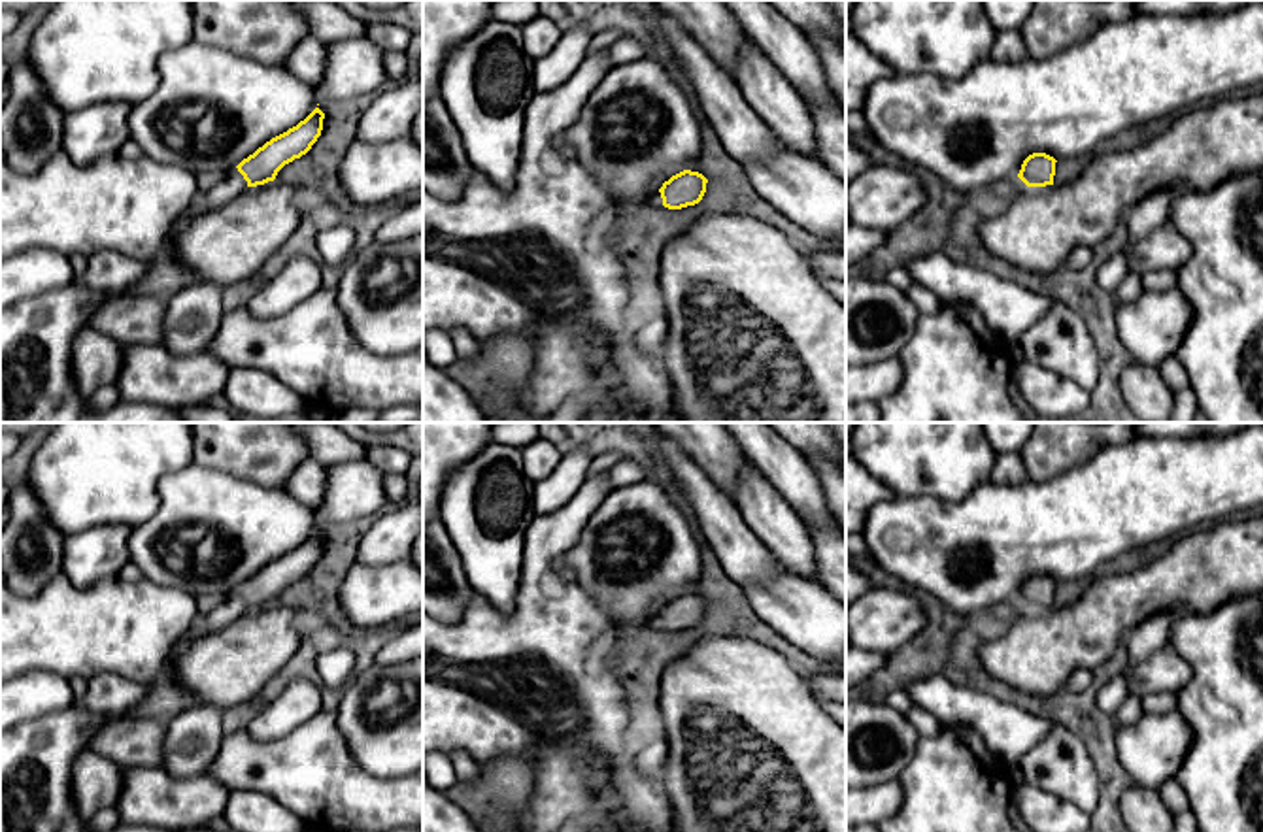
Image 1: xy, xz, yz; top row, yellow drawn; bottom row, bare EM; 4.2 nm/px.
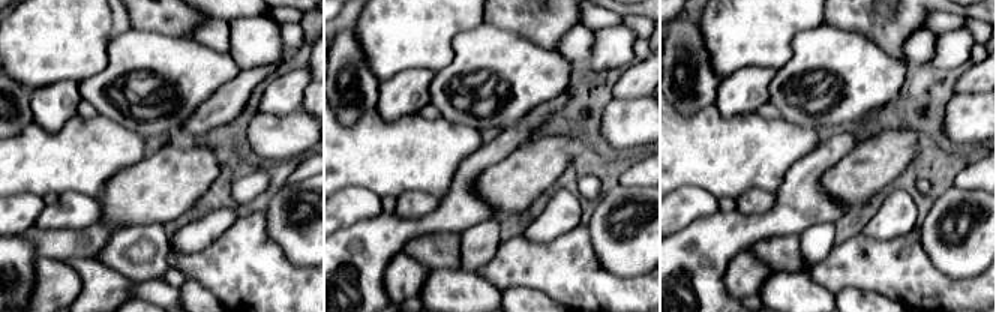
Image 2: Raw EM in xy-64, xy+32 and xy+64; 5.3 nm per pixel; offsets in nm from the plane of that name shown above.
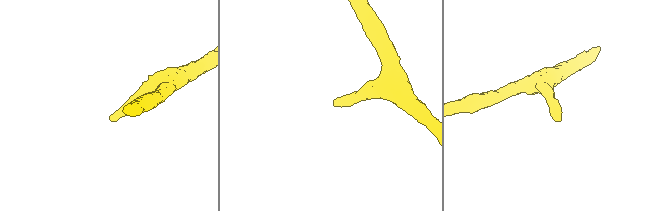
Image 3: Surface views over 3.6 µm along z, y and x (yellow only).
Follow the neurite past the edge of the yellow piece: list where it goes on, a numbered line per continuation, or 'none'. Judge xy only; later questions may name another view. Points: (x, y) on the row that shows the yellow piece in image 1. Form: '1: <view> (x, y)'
1: xy (165, 276)

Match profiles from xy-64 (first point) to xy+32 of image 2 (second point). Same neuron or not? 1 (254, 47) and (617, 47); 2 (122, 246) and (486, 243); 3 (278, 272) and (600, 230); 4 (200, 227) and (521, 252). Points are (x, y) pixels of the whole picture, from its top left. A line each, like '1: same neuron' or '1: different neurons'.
1: same neuron
2: same neuron
3: different neurons
4: different neurons

